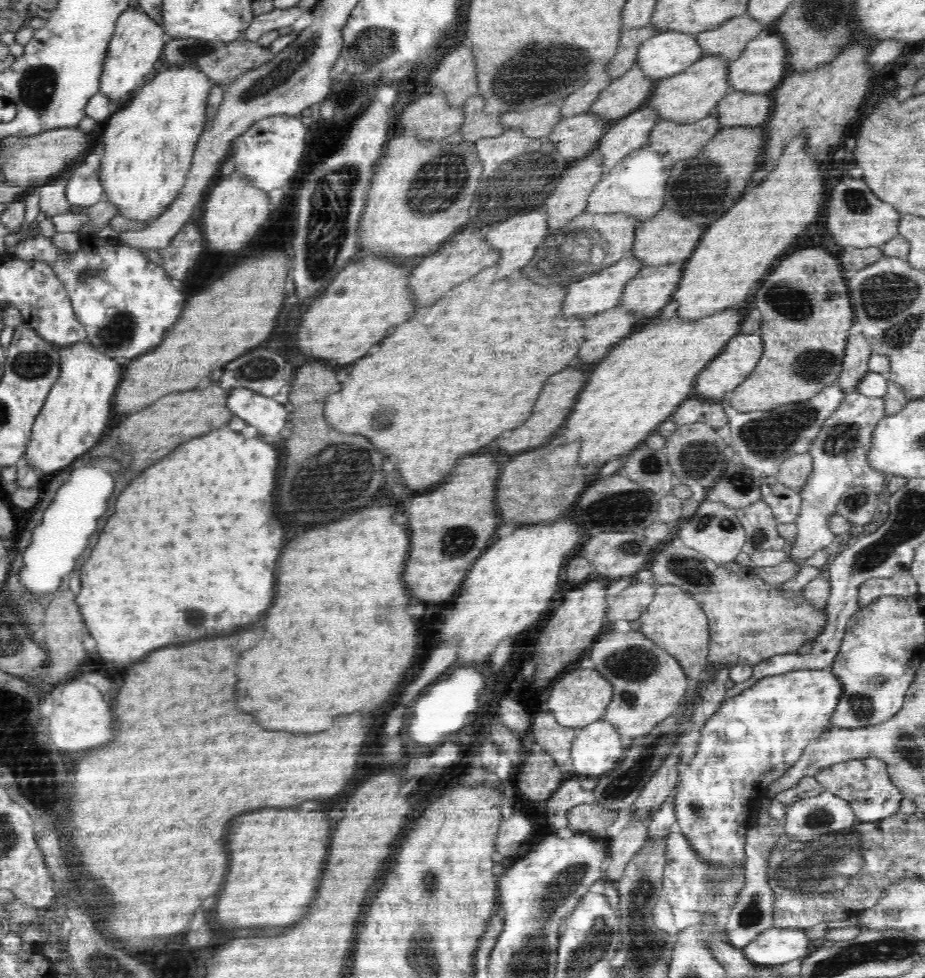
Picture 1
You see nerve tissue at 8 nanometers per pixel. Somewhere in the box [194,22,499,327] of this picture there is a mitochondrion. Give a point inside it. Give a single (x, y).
(324, 229)

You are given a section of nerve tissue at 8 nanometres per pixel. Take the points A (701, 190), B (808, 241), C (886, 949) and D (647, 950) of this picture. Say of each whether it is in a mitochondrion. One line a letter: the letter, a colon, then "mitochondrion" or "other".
A: mitochondrion
B: other
C: mitochondrion
D: mitochondrion

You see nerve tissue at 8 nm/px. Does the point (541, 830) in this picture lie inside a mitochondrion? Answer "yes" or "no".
no

